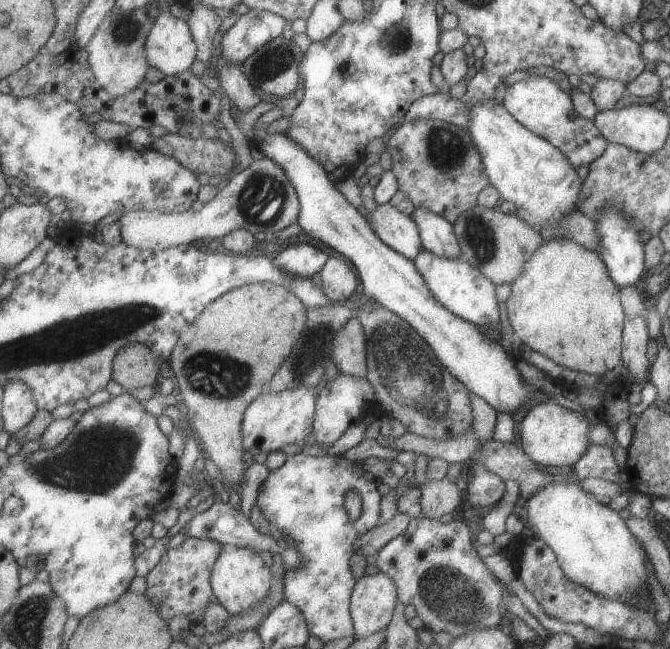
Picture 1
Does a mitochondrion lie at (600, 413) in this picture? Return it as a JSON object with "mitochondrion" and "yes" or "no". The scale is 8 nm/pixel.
{"mitochondrion":"no"}

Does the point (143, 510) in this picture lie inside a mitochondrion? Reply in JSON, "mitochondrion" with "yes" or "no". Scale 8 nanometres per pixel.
{"mitochondrion":"no"}

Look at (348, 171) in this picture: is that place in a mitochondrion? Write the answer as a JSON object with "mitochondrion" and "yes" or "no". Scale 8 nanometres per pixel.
{"mitochondrion":"no"}

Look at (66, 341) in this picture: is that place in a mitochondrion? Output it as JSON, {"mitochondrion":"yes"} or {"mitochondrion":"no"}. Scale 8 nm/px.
{"mitochondrion":"yes"}

